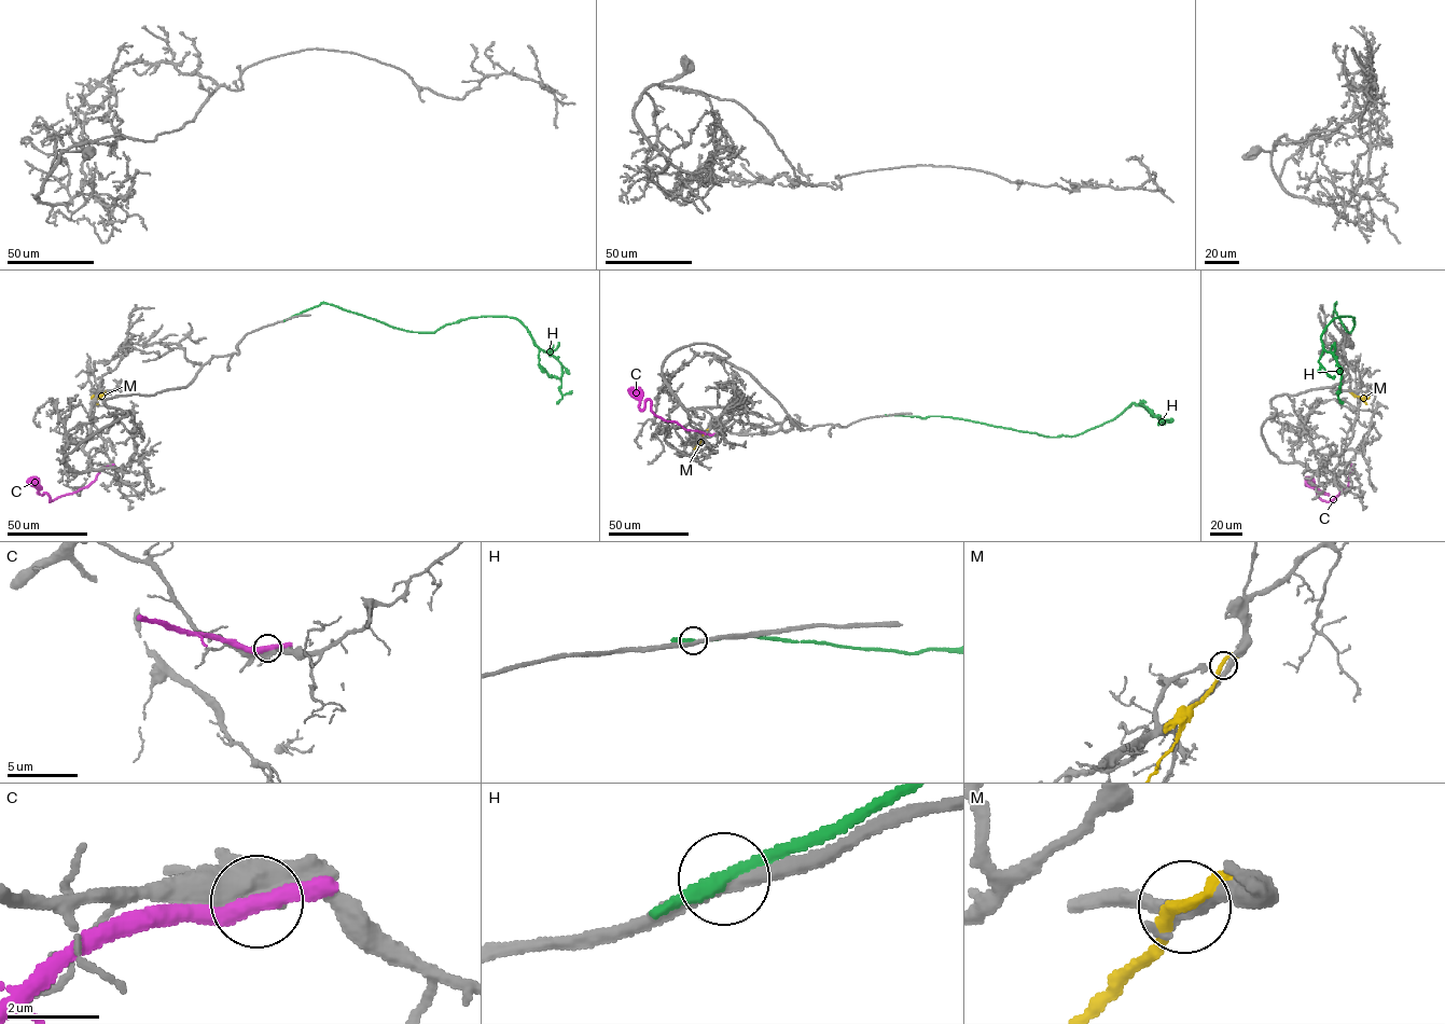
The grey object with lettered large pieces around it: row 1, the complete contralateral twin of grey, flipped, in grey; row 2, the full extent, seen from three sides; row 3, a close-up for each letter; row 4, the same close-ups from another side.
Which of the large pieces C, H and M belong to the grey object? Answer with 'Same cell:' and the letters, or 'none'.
Same cell: none

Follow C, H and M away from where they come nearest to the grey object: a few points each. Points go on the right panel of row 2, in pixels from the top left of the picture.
C: (1352, 465), (1348, 485), (1331, 501), (1323, 501), (1318, 494), (1328, 495), (1305, 476)
H: (1333, 319), (1335, 302), (1346, 330), (1355, 322), (1335, 318), (1321, 336), (1342, 369), (1343, 402)
M: (1348, 391), (1369, 398)

